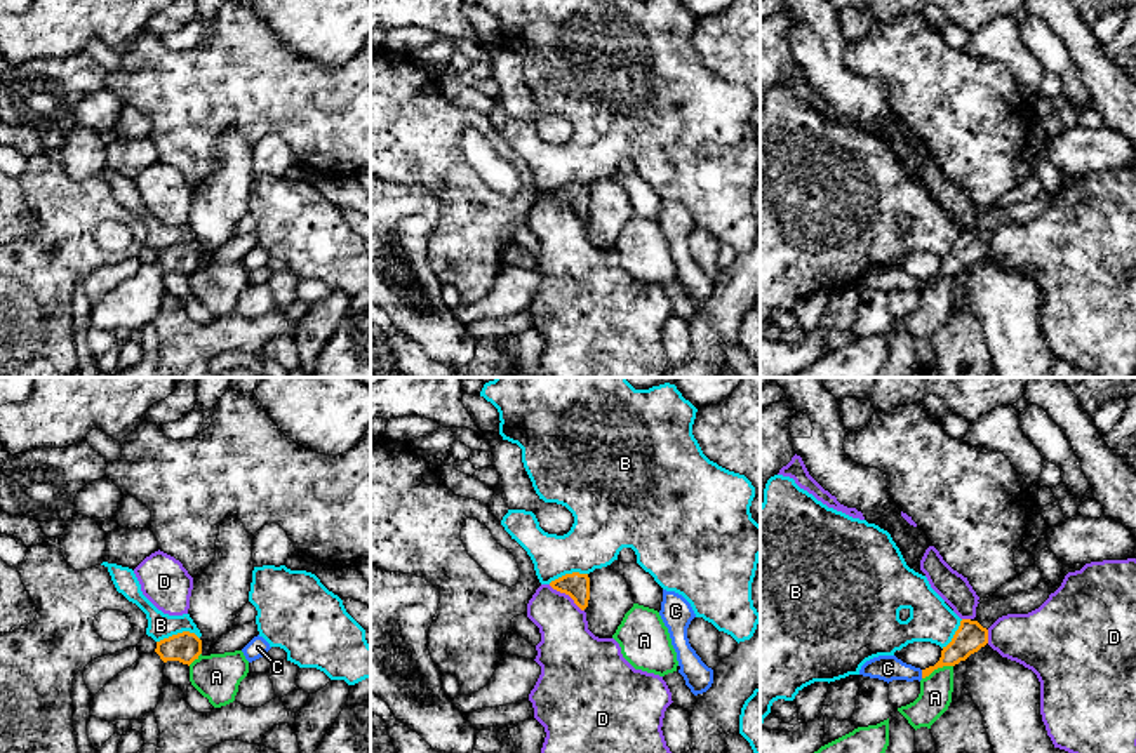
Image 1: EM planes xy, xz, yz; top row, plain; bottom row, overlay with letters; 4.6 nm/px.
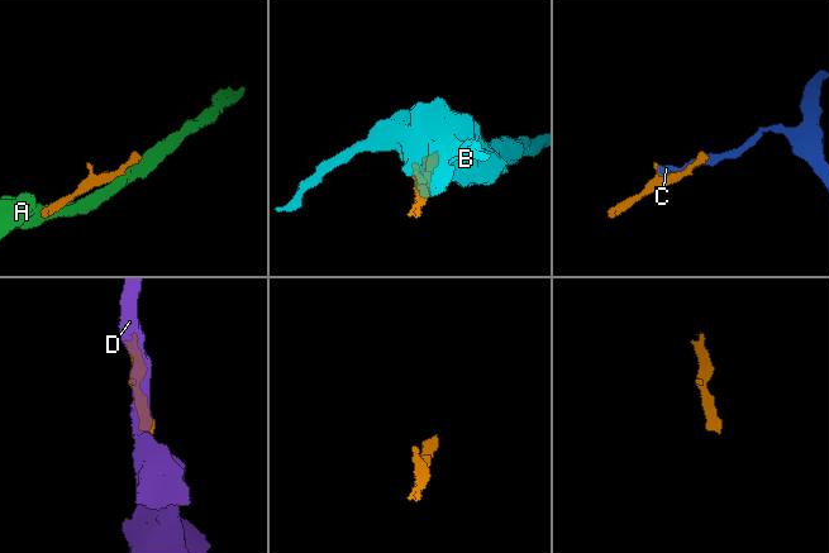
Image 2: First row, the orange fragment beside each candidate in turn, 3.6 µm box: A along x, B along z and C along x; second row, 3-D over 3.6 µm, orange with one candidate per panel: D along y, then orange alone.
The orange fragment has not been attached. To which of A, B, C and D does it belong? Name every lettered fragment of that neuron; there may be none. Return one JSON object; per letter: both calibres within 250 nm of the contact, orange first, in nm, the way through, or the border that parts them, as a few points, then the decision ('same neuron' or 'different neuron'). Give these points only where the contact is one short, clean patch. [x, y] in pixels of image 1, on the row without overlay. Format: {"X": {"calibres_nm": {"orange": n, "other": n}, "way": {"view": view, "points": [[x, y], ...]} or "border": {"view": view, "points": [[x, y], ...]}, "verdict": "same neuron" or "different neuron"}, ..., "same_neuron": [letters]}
{"A": {"calibres_nm": {"orange": 140, "other": 150}, "verdict": "different neuron"}, "B": {"calibres_nm": {"orange": 140, "other": 120}, "verdict": "different neuron"}, "C": {"calibres_nm": {"orange": 120, "other": 120}, "border": {"view": "yz", "points": [[921, 280], [922, 287]]}, "verdict": "different neuron"}, "D": {"calibres_nm": {"orange": 120, "other": 260}, "border": {"view": "xz", "points": [[548, 195], [564, 202], [583, 221]]}, "verdict": "different neuron"}, "same_neuron": []}

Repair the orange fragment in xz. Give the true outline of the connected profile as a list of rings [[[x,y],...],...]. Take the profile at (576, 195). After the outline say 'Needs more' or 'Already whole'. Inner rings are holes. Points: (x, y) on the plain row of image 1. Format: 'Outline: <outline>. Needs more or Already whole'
Outline: [[[579,183],[565,184],[551,191],[550,197],[560,203],[569,205],[581,221],[588,217],[590,210],[588,184],[579,184]]]. Already whole

